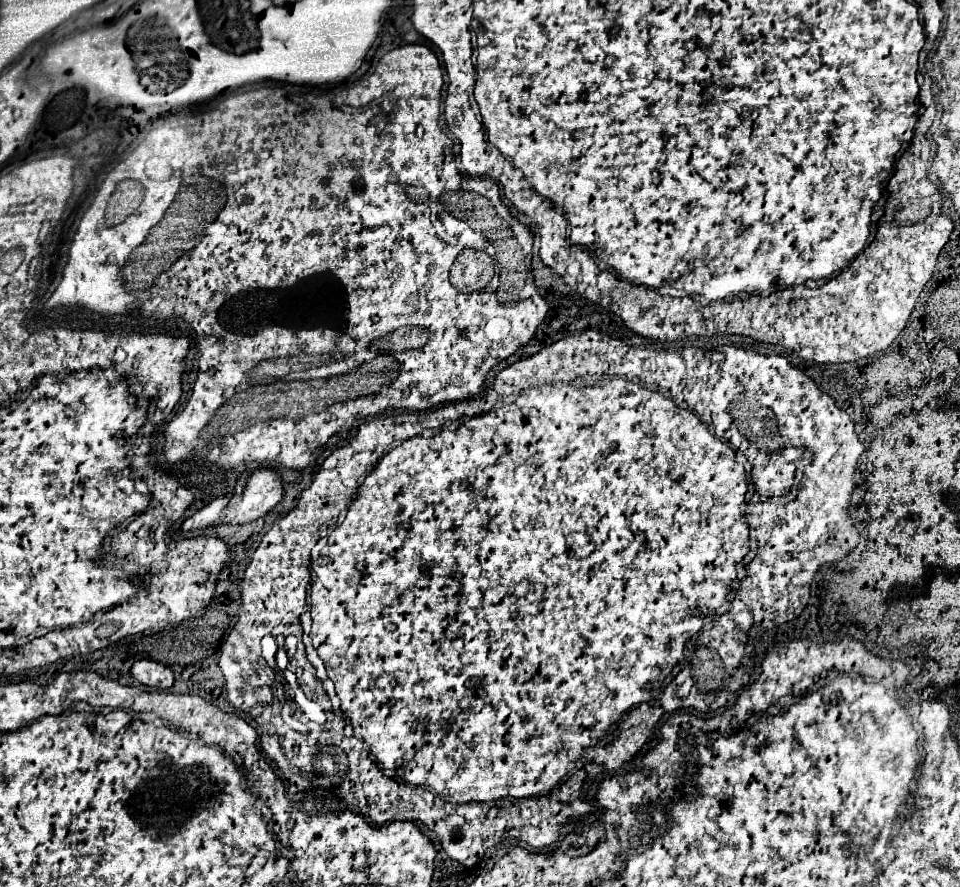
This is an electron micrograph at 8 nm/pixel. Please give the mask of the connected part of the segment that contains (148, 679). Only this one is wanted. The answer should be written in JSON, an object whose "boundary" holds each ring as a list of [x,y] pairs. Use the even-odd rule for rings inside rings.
{"boundary":[[[138,659],[138,661],[134,661],[134,665],[132,665],[130,671],[132,671],[132,677],[138,679],[146,687],[168,689],[174,683],[172,669],[166,667],[166,665],[162,665],[162,663],[150,661],[150,659]]]}

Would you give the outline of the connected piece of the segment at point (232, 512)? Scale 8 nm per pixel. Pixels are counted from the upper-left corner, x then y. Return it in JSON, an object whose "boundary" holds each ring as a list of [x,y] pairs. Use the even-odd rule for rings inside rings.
{"boundary":[[[260,469],[248,475],[242,475],[236,483],[234,493],[224,507],[224,517],[214,521],[214,525],[230,523],[242,525],[256,521],[266,515],[282,499],[282,481],[280,475],[272,469]]]}

